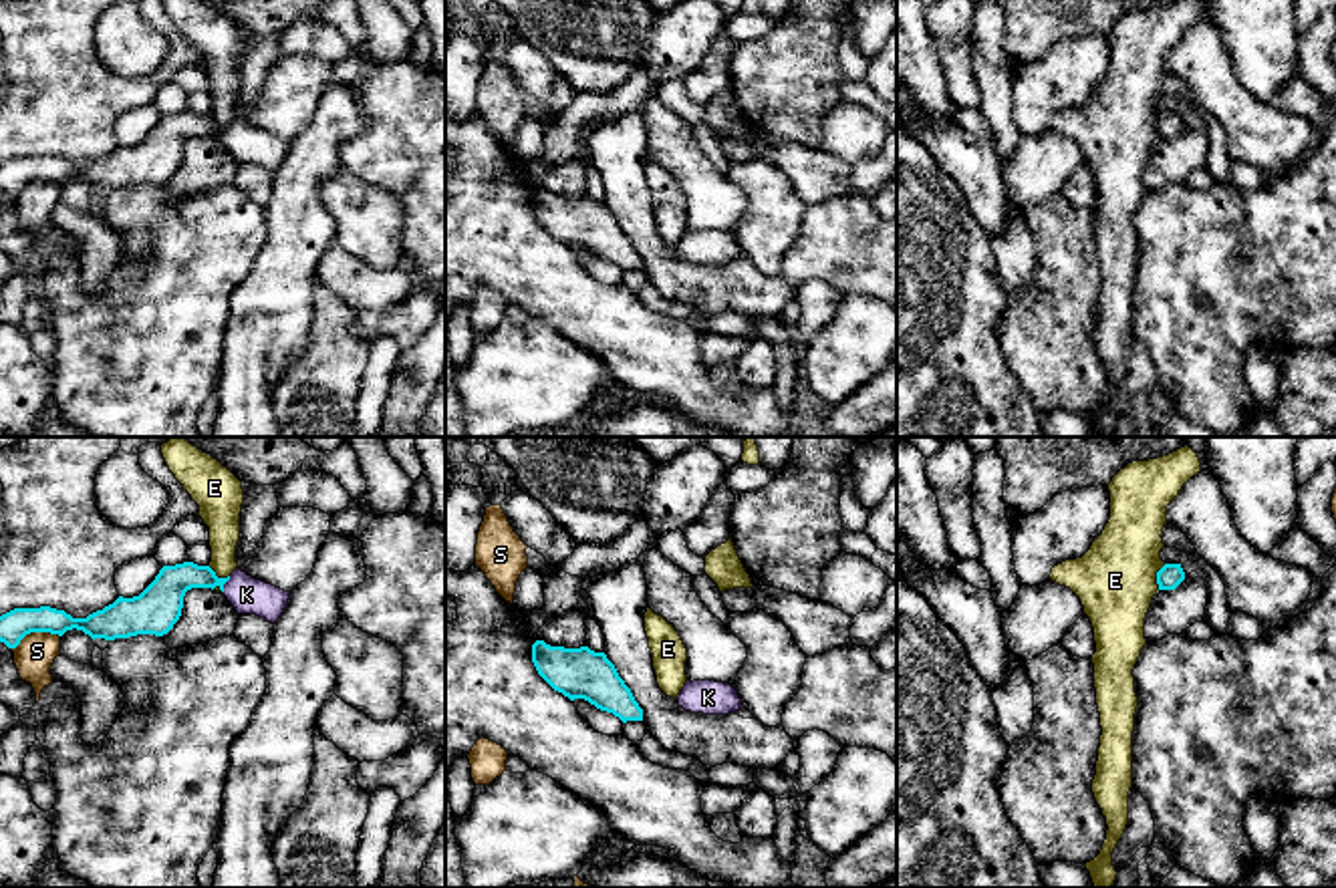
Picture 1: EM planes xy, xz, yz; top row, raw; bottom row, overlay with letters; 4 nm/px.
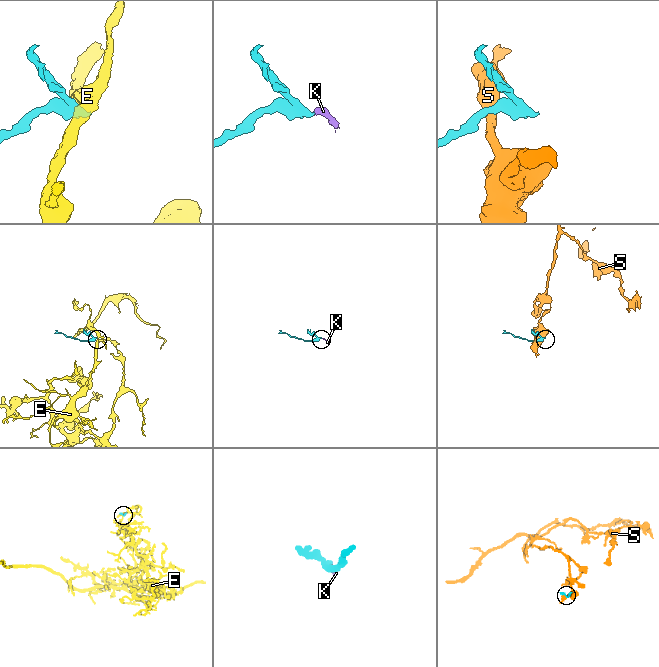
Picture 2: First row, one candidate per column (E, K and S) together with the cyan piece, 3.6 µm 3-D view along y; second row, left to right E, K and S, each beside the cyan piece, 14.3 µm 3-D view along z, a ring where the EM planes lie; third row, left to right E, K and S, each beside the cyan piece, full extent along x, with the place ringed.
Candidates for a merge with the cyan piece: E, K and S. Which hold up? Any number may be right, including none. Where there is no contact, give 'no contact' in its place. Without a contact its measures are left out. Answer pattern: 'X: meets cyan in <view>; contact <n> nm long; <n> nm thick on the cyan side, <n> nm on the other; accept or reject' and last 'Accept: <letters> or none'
E: meets cyan in yz; contact 110 nm long; 100 nm thick on the cyan side, 320 nm on the other; reject
K: meets cyan in xy; contact 80 nm long; 160 nm thick on the cyan side, 150 nm on the other; accept
S: meets cyan in xy; contact 200 nm long; 120 nm thick on the cyan side, 160 nm on the other; reject
Accept: K

